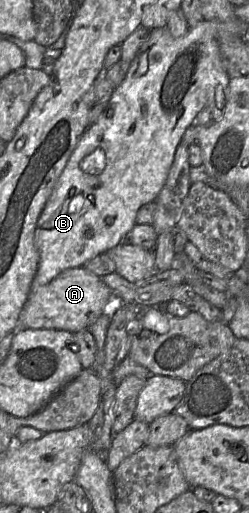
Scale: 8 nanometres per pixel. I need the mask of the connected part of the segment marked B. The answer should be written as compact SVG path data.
M202 19L196 26L189 28L186 34L181 37L172 36L167 27L154 28L149 31L148 39L142 44L135 58L130 63L124 80L114 89L99 118L84 131L79 139L39 216L35 229L35 244L39 253L39 263L31 287L46 285L62 271L83 267L89 260L126 241L136 224L139 208L146 203L154 202L163 188L173 163L177 146L181 142L186 129L193 123L195 117L203 110L208 101L208 88L212 86L212 82L219 82L226 89L229 80L230 77L222 63L216 39L216 24L214 22Z

